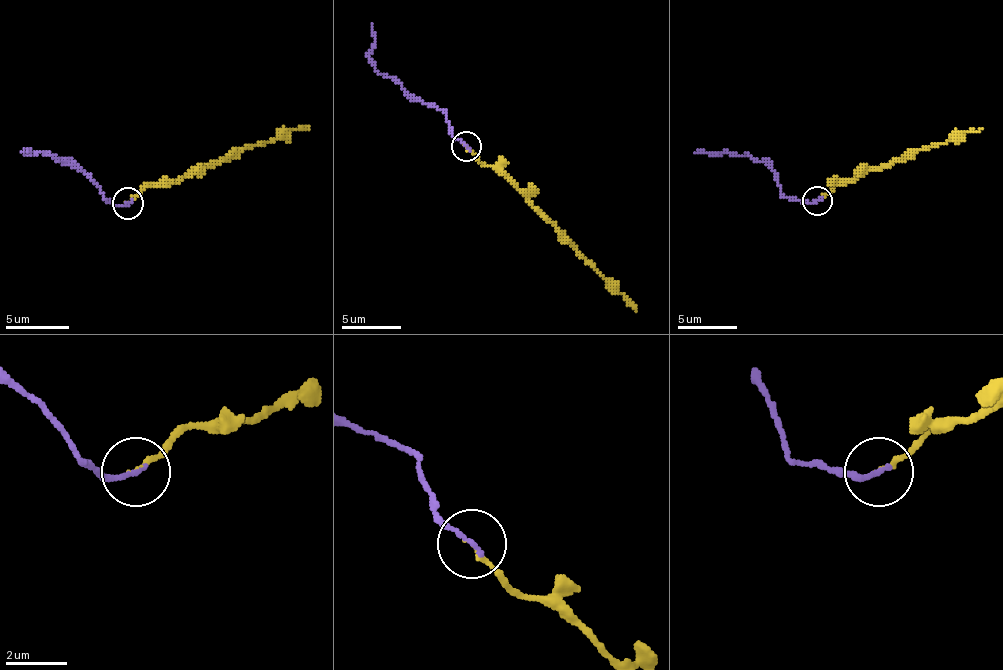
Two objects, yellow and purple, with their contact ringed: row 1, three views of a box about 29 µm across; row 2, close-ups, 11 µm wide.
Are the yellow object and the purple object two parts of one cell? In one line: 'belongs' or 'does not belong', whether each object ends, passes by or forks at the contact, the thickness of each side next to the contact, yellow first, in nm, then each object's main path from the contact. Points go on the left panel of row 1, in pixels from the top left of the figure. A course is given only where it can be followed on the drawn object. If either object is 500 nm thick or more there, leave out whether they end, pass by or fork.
does not belong | yellow ends | purple ends | 130/160 nm | yellow via (128, 202), (144, 186), (166, 186), (192, 170), (264, 145), (283, 129), (309, 126) | purple via (128, 202), (116, 205), (81, 170), (40, 151), (27, 151)

